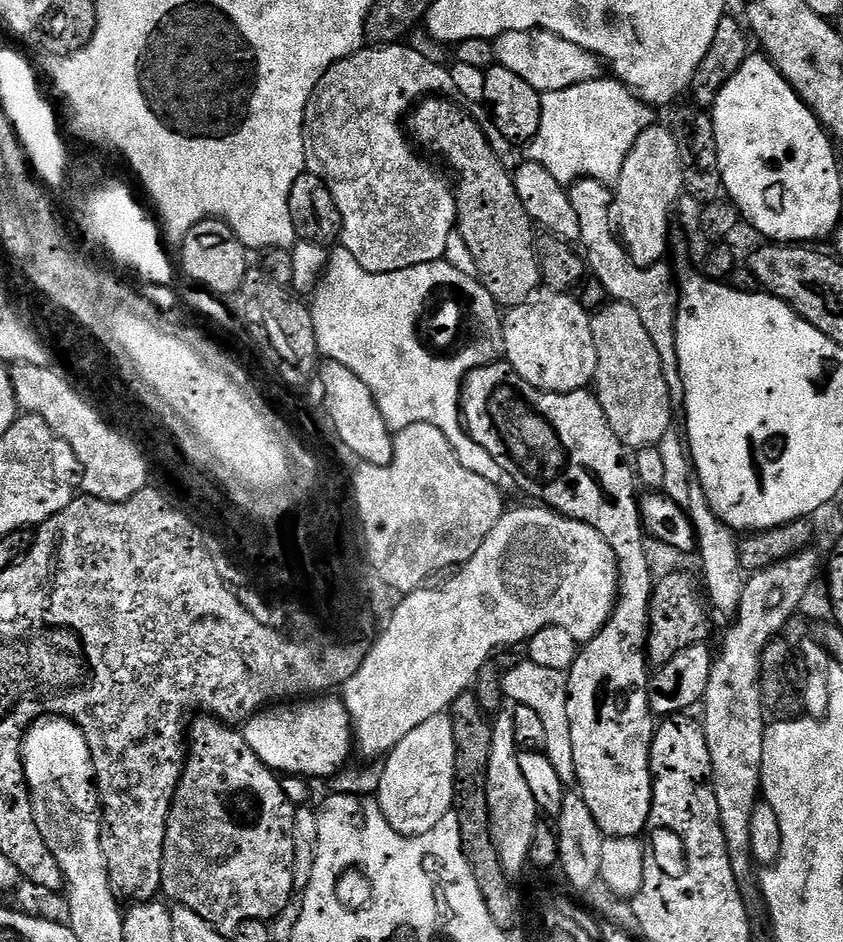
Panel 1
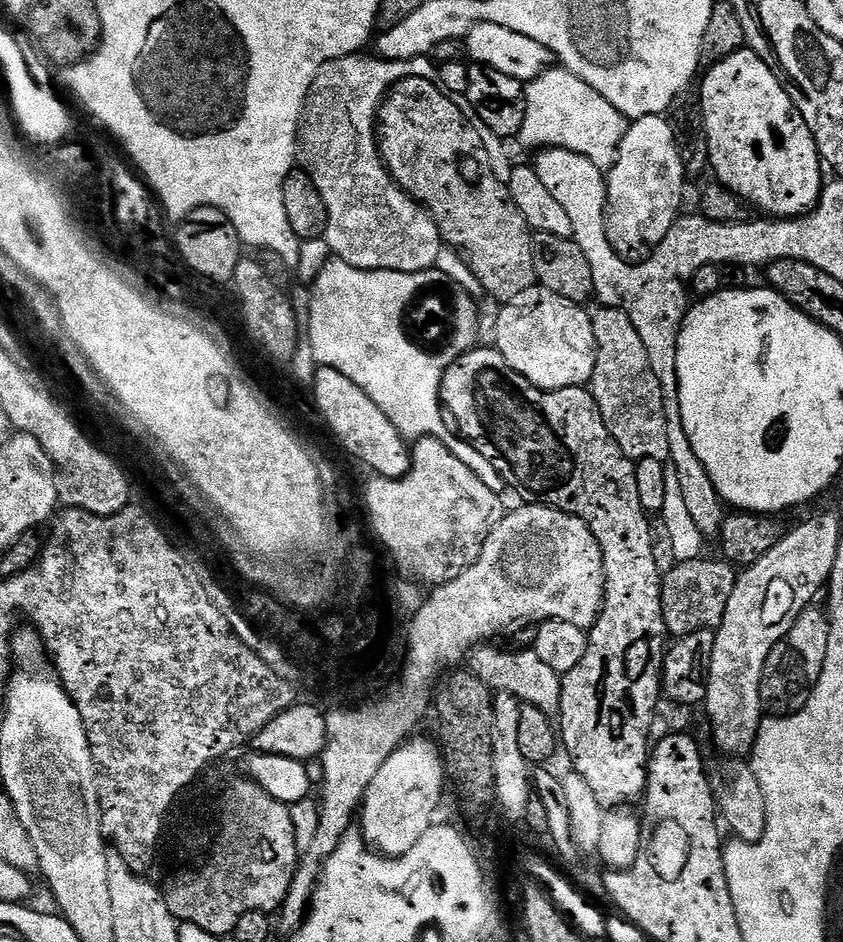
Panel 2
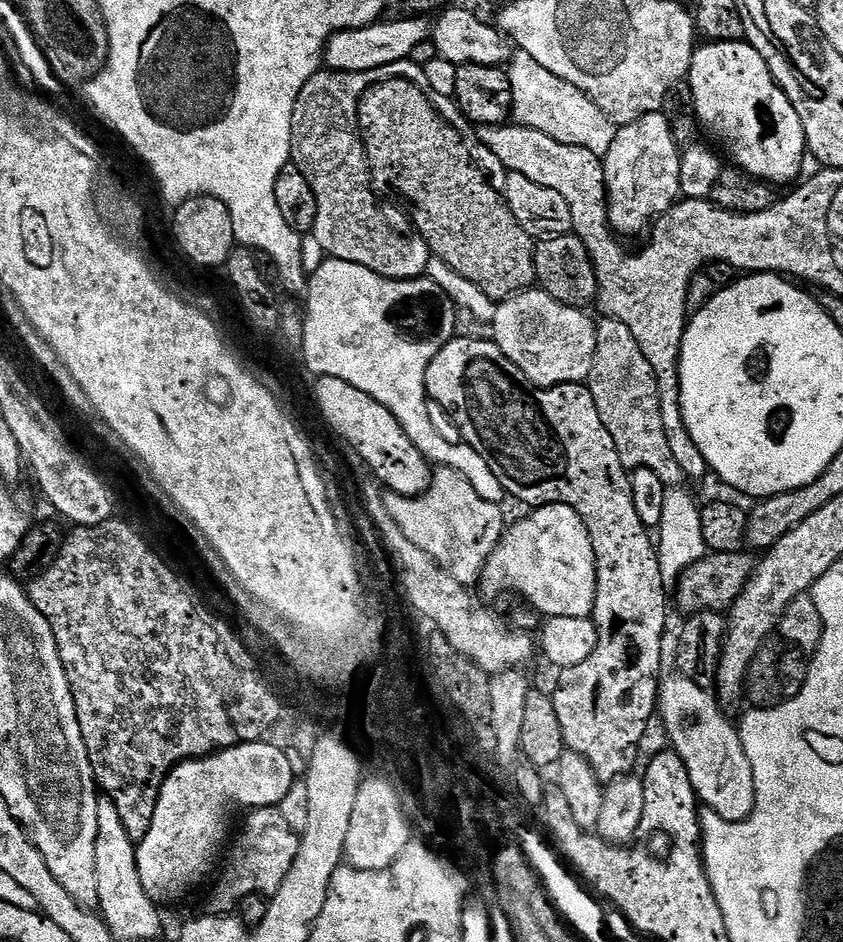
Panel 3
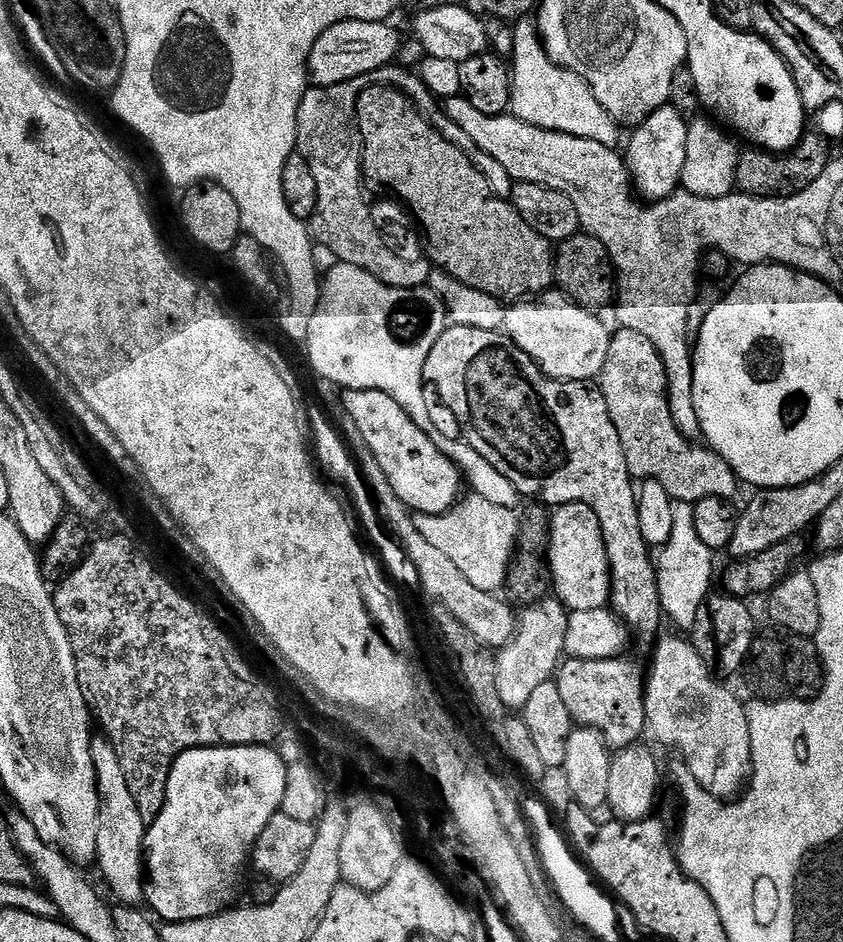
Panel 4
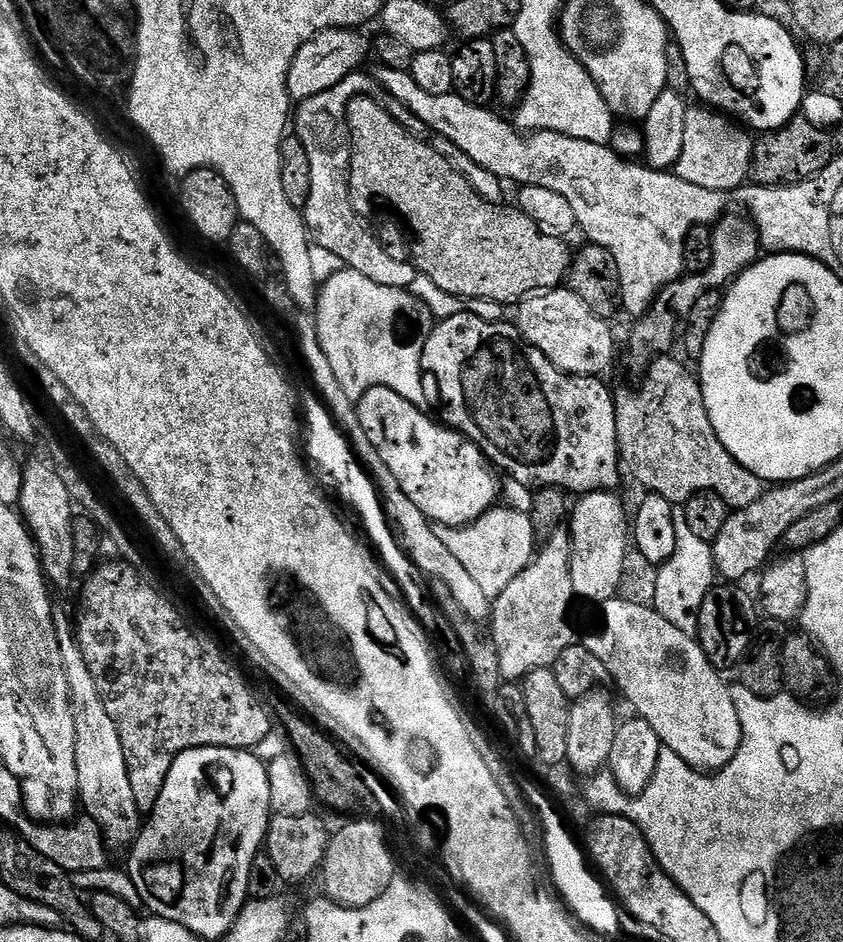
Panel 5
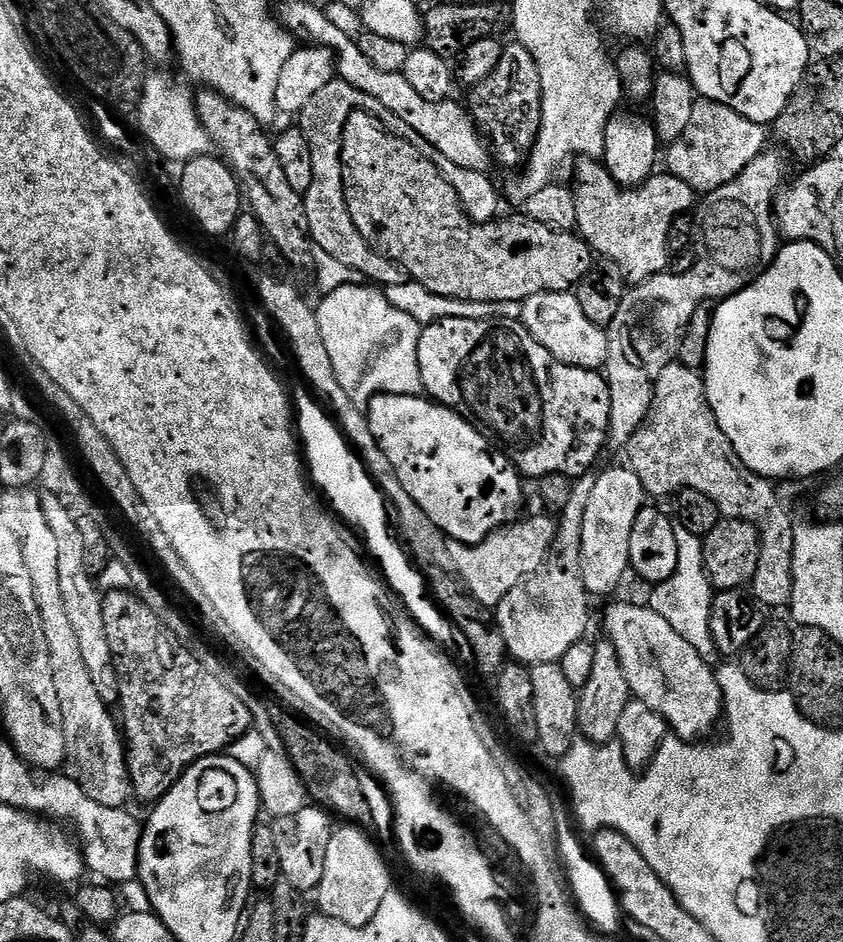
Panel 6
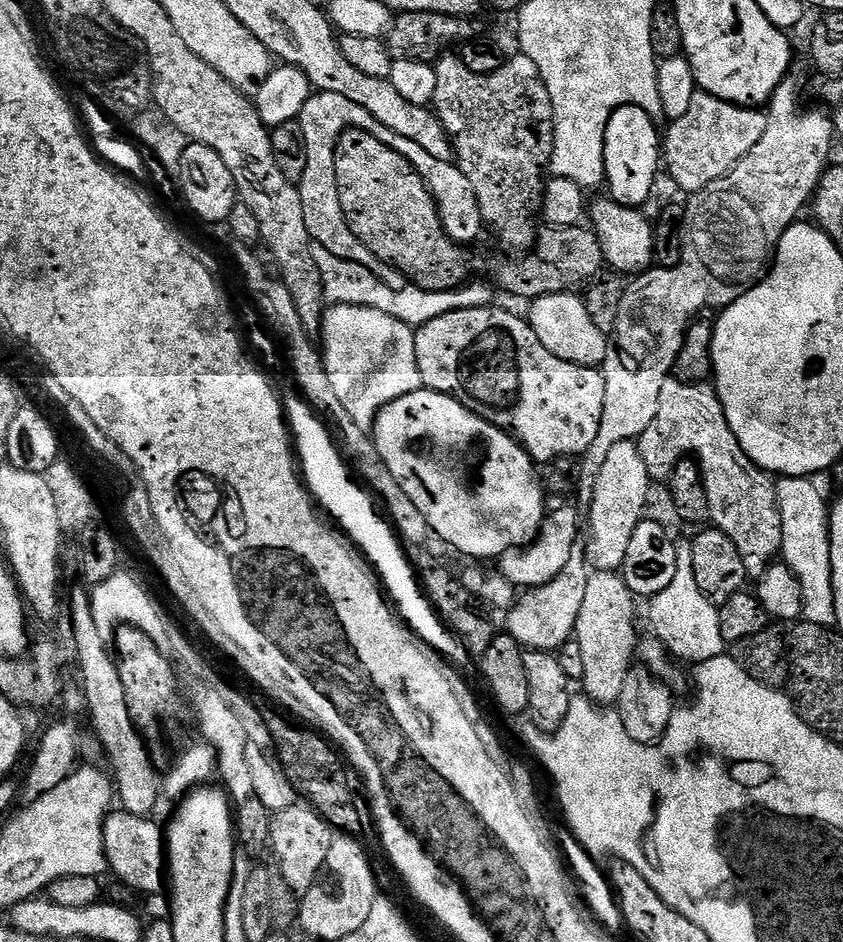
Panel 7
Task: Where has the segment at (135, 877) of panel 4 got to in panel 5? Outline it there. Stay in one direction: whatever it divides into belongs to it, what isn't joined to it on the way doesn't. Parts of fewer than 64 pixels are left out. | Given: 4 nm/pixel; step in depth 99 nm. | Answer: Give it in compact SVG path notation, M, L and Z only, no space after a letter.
M60 610L53 611L54 626L58 634L58 642L62 650L62 664L66 666L66 682L70 682L70 702L74 710L74 732L76 734L75 754L78 762L79 803L89 817L96 821L104 839L109 845L131 845L142 827L142 813L134 802L134 789L130 786L130 770L126 766L126 754L122 750L122 738L118 738L118 726L114 726L114 718L102 706L102 694L98 694L98 682L94 682L94 674L90 674L90 666L86 666L86 658L82 658L82 650L76 642L74 620Z

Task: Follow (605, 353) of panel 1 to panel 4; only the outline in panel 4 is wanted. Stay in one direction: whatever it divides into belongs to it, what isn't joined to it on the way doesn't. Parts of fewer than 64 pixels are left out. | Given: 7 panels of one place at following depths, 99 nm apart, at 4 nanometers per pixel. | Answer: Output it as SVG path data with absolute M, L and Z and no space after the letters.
M620 328L611 333L612 341L606 354L606 363L602 366L598 377L598 387L606 398L606 410L610 410L610 418L614 422L614 430L618 430L618 438L622 442L622 450L626 454L626 466L633 481L643 482L657 480L662 482L662 490L670 494L673 501L681 504L696 504L707 496L723 496L732 498L738 485L735 470L729 468L726 461L721 460L711 448L697 446L674 426L674 418L668 405L668 375L664 369L658 350L654 350L654 342L638 330Z

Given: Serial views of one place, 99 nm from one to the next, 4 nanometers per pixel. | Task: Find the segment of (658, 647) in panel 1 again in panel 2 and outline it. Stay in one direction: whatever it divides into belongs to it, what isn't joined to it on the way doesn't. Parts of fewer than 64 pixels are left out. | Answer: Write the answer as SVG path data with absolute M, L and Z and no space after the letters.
M723 558L717 560L681 560L663 573L664 582L664 627L672 638L689 636L695 632L706 632L720 627L726 614L730 596L734 594L737 569Z

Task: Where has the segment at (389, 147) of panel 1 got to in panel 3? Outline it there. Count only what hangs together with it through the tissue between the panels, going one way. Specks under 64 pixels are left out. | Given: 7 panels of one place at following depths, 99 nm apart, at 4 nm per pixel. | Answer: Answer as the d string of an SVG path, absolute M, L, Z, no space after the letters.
M411 59L369 72L321 70L310 78L310 82L306 82L302 111L298 116L298 156L304 159L303 167L318 198L316 228L322 237L325 253L334 260L345 260L358 266L366 266L379 276L391 280L421 279L427 273L428 264L434 257L423 236L403 236L398 229L392 228L391 222L380 213L380 204L372 193L374 181L368 167L368 149L364 147L364 138L360 131L360 104L373 84L380 84L383 80L402 80L411 77L412 72L414 65Z

